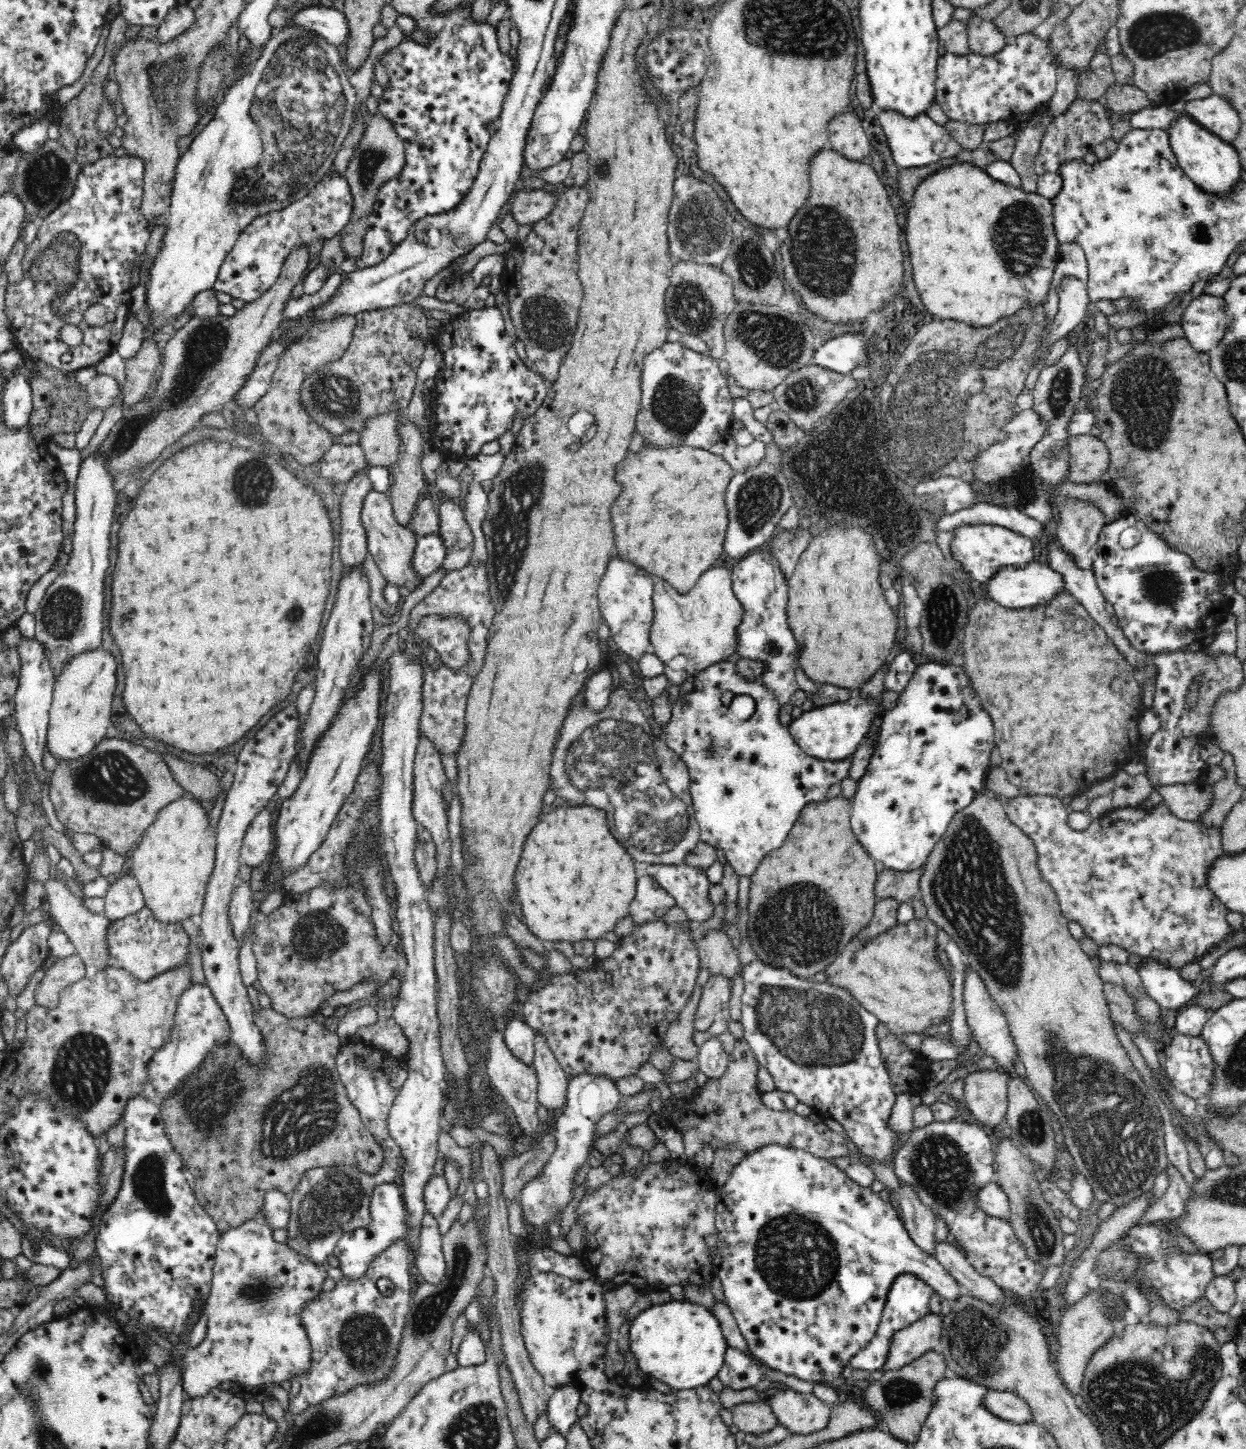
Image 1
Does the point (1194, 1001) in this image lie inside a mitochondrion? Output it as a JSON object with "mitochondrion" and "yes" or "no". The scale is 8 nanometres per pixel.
{"mitochondrion":"no"}

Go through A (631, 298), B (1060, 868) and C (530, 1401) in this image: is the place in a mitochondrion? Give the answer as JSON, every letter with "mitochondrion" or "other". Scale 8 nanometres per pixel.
{"A":"other","B":"mitochondrion","C":"other"}

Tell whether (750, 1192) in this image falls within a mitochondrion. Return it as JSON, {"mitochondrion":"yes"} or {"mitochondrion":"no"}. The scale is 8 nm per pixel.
{"mitochondrion":"no"}

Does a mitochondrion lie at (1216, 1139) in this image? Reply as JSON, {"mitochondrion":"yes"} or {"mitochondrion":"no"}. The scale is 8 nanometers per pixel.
{"mitochondrion":"no"}

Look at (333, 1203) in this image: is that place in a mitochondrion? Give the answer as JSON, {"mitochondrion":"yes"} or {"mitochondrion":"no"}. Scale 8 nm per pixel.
{"mitochondrion":"yes"}

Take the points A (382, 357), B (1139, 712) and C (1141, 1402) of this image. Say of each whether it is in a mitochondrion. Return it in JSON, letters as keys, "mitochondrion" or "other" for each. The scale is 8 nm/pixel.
{"A":"other","B":"other","C":"mitochondrion"}

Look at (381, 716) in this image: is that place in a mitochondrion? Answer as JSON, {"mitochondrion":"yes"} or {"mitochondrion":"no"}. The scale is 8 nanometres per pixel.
{"mitochondrion":"no"}

